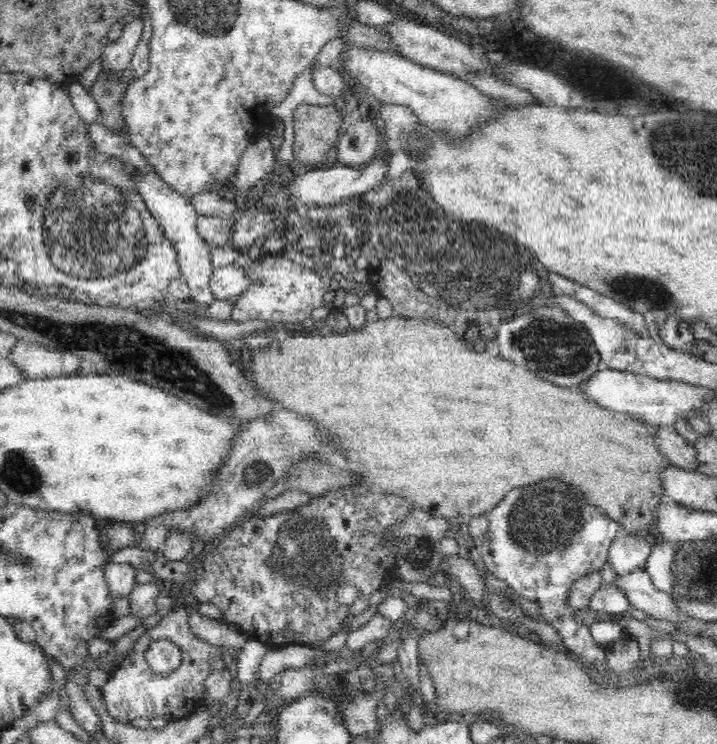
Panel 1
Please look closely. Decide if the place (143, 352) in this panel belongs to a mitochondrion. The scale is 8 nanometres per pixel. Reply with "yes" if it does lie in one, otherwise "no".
yes

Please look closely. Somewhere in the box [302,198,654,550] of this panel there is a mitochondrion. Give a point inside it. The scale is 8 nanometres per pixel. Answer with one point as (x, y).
(559, 350)

